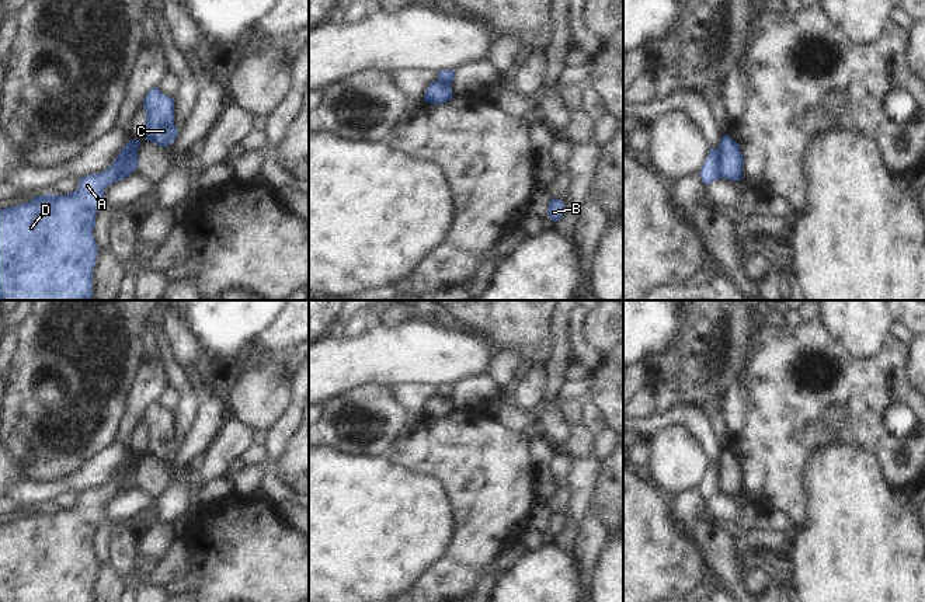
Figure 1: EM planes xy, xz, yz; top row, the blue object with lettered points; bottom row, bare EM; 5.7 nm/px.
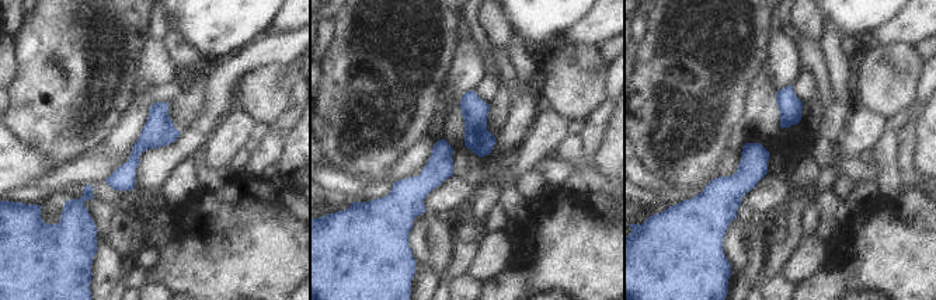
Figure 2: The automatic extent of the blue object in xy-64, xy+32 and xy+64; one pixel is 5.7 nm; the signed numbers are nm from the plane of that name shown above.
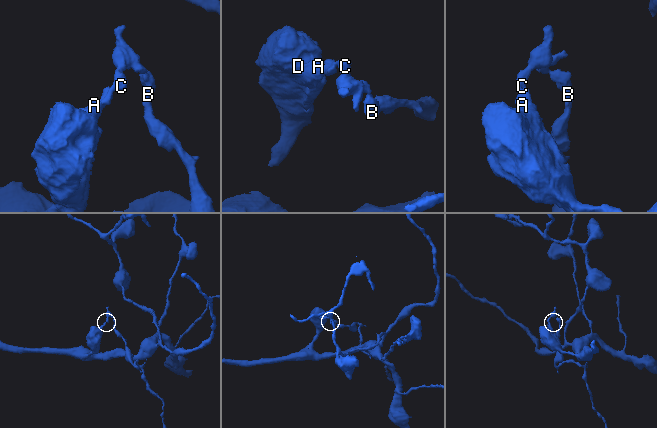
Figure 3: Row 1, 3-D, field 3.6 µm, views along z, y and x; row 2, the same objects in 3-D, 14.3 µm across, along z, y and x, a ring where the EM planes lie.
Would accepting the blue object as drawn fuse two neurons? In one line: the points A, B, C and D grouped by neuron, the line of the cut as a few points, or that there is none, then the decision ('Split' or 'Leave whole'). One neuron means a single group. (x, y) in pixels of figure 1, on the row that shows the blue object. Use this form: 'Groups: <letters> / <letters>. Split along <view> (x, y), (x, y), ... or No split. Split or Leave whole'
Groups: A D / B C. Split along yz (717, 149), (717, 170), (722, 177). Split

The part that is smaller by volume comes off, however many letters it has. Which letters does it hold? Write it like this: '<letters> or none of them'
B, C

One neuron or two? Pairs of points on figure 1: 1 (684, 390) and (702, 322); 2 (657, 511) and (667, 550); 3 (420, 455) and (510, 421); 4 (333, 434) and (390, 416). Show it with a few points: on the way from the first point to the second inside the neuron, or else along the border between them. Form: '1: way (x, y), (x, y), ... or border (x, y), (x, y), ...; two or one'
1: way (698, 373), (698, 338); one
2: way (657, 521), (657, 540); one
3: border (493, 418), (513, 431), (522, 432); two
4: way (347, 428), (368, 428), (378, 423); one

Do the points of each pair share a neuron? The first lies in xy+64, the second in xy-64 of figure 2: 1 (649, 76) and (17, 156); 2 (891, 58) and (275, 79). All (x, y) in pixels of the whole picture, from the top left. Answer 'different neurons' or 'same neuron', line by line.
1: different neurons
2: same neuron

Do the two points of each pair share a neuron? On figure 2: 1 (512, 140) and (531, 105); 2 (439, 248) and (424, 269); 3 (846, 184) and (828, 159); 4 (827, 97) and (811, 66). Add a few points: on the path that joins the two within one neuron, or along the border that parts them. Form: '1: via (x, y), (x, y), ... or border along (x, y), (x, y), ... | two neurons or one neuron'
1: via (514, 132), (522, 114) | one neuron
2: border along (427, 262), (439, 278) | two neurons
3: border along (838, 174), (855, 182) | two neurons
4: via (824, 90), (817, 73) | one neuron

